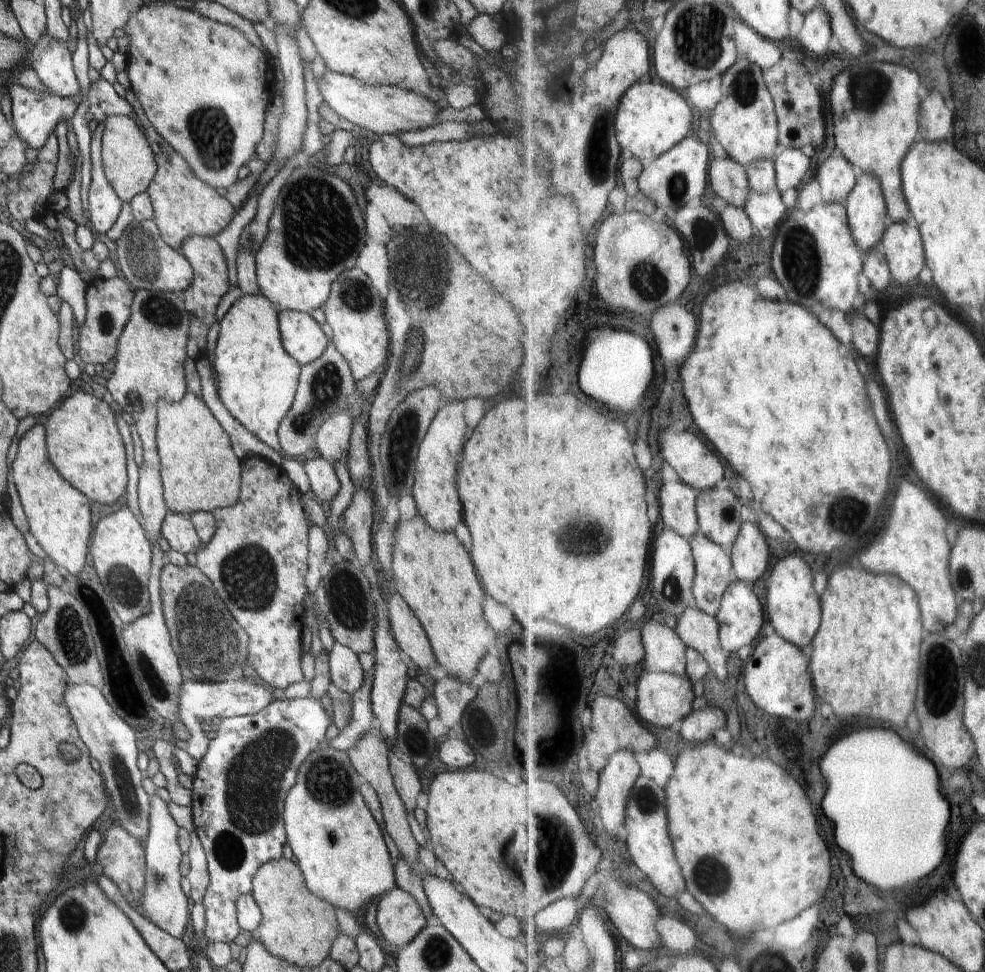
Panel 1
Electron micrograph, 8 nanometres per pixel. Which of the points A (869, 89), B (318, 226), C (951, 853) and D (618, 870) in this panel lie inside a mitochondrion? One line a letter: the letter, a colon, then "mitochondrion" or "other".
A: mitochondrion
B: mitochondrion
C: other
D: other

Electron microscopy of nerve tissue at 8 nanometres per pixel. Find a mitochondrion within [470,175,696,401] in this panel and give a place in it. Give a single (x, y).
(648, 282)

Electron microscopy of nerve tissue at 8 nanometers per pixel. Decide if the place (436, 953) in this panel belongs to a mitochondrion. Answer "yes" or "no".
yes

